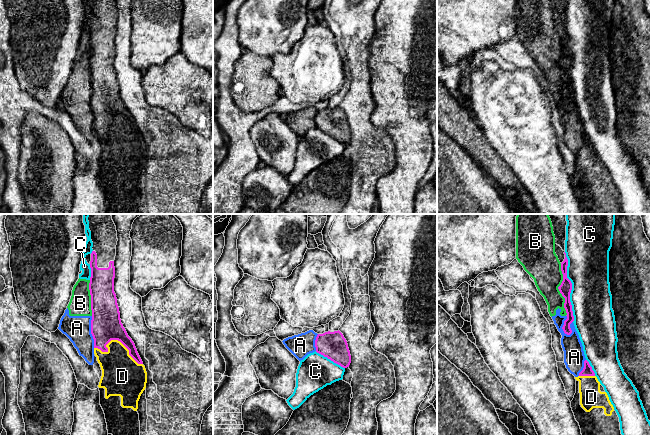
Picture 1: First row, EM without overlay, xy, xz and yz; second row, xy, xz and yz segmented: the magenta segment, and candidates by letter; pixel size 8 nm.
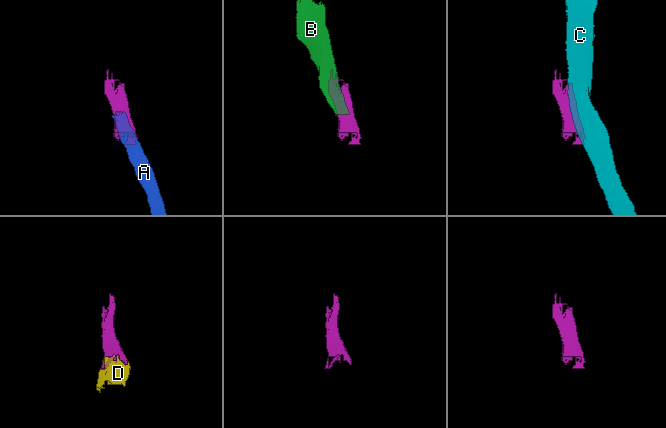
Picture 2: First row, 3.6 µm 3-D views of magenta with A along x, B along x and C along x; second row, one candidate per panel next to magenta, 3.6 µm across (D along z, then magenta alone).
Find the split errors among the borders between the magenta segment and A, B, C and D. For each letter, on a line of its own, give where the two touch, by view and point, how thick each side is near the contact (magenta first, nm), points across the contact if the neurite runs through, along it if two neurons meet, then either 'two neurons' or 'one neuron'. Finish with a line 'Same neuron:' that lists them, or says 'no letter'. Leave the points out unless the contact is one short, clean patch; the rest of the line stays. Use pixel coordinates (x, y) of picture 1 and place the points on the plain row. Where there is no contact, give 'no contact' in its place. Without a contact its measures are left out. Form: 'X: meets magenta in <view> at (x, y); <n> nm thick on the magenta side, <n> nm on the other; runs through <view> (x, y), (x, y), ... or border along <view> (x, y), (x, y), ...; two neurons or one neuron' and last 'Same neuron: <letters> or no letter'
A: meets magenta in yz at (563, 102); 70 nm thick on the magenta side, 160 nm on the other; two neurons
B: meets magenta in yz at (558, 64); 100 nm thick on the magenta side, 280 nm on the other; two neurons
C: meets magenta in yz at (571, 63); 100 nm thick on the magenta side, 340 nm on the other; two neurons
D: meets magenta in xy at (117, 115); 240 nm thick on the magenta side, 280 nm on the other; one neuron
Same neuron: D

